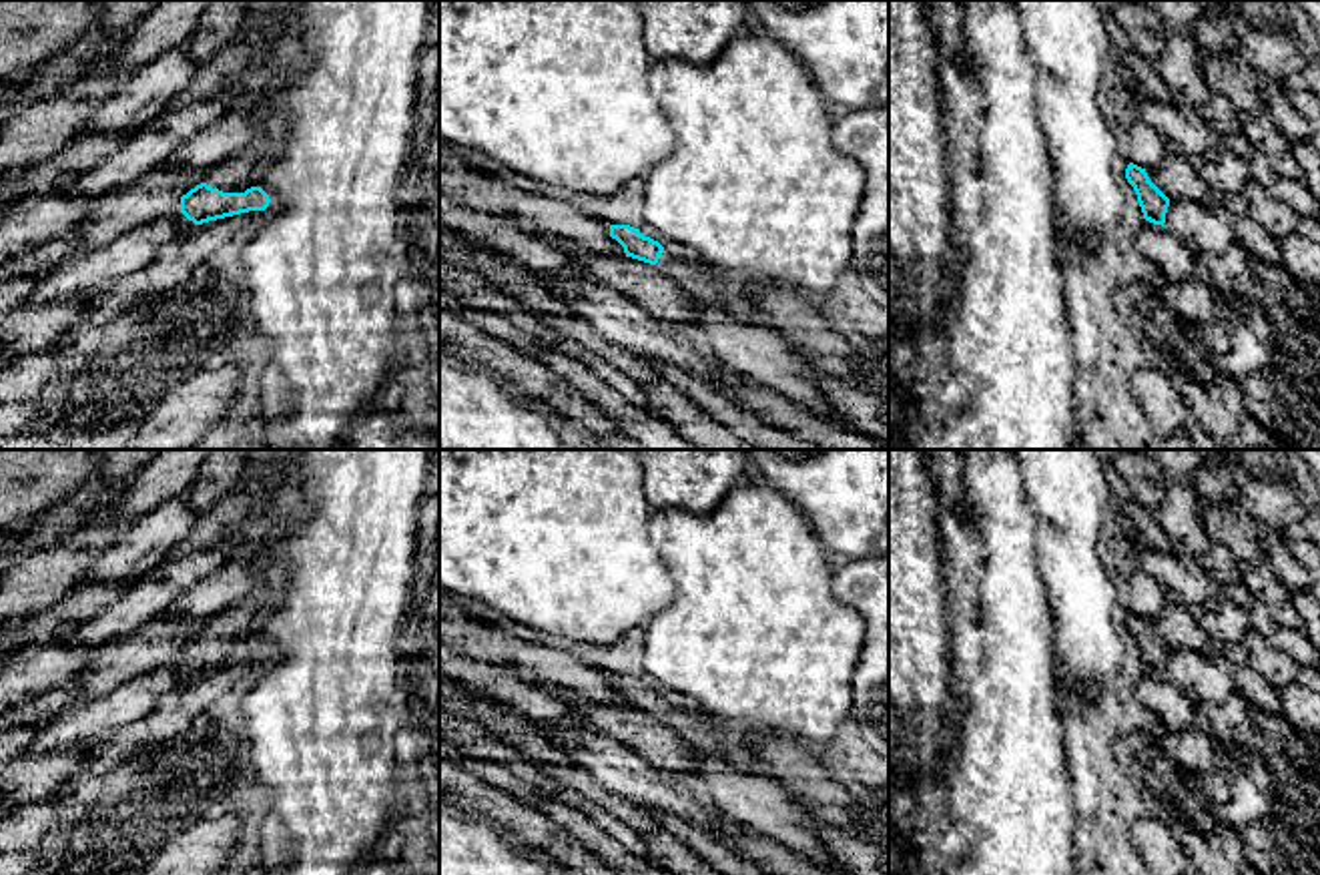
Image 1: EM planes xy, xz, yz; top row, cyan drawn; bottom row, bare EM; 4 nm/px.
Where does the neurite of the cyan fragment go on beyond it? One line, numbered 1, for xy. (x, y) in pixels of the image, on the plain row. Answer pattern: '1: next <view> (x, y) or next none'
1: next xy (245, 619)

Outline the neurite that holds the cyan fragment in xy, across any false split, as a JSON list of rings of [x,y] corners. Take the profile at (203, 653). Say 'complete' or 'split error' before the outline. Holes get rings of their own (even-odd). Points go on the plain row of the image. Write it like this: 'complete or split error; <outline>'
split error; [[[271,584],[255,588],[235,606],[211,616],[207,630],[181,646],[181,662],[195,674],[265,660],[271,652],[261,638],[265,618],[275,606]]]

